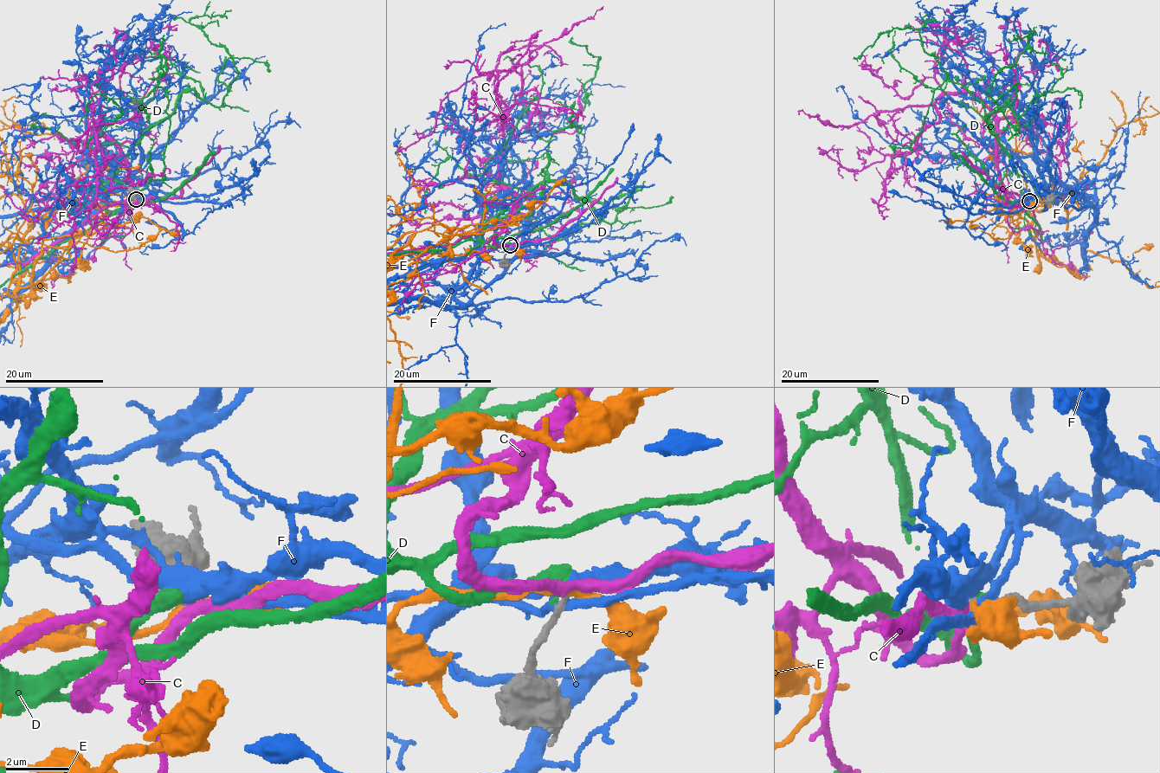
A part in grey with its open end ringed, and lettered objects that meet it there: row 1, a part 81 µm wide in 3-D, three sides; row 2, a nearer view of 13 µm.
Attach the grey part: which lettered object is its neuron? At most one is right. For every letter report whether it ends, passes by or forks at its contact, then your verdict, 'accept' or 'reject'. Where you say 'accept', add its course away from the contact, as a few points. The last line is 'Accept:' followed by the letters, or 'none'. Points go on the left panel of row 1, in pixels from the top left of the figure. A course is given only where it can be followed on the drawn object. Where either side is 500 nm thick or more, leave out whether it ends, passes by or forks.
C: it passes by; reject
D: reject
E: it passes by; reject
F: it forks there; reject
Accept: none

